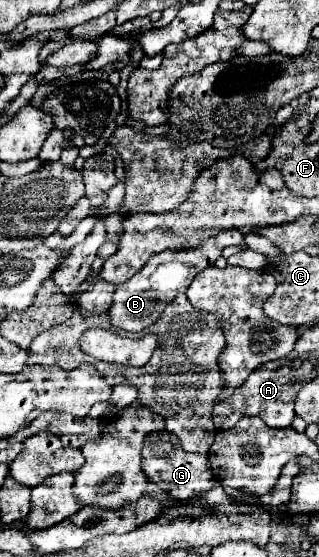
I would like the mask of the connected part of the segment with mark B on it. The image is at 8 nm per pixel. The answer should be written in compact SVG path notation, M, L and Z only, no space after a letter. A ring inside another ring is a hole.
M239 229L223 231L215 237L211 237L211 241L205 241L203 245L199 245L197 249L179 249L179 251L167 249L159 255L153 255L147 261L147 265L137 275L133 275L133 279L129 279L127 283L117 287L117 291L113 295L113 305L109 309L111 325L117 329L123 329L123 331L131 331L131 333L143 331L145 327L149 327L151 323L155 323L161 317L167 303L171 303L179 293L187 291L187 285L191 285L191 281L195 279L197 273L207 269L207 265L213 265L217 261L217 257L221 257L223 249L231 247L231 245L243 245L243 233ZM191 251L197 251L195 259L193 259L195 253L191 253Z

